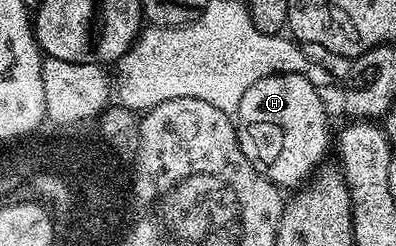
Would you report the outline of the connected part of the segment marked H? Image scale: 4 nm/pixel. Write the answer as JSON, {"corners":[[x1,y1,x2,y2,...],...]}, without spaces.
{"corners":[[286,73,281,76,264,77,254,82,246,90,241,104,235,110,234,123,240,149,250,157,253,164,263,165,264,155,267,152,276,160,288,160,288,164,276,164,266,172,270,183,281,189,299,189,317,171,315,168,323,162,324,155,328,152,328,116,324,113,324,104,320,101,320,96,321,93,306,77,296,73]]}

